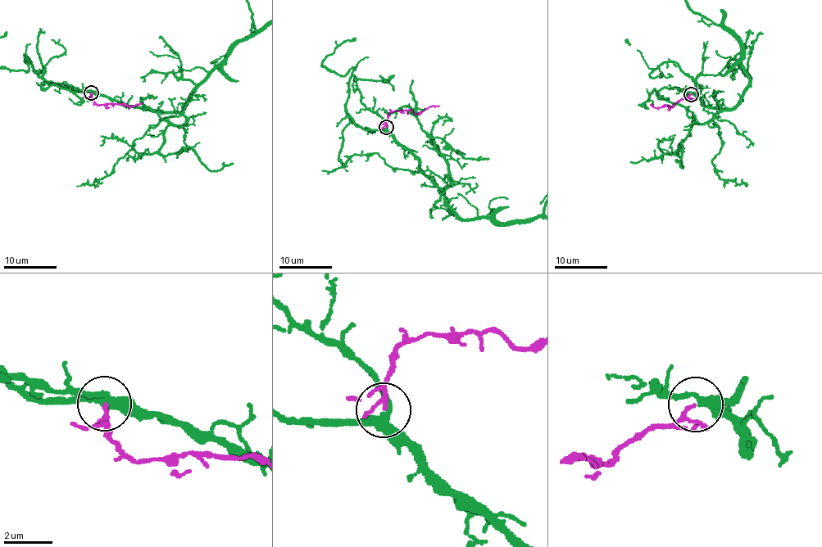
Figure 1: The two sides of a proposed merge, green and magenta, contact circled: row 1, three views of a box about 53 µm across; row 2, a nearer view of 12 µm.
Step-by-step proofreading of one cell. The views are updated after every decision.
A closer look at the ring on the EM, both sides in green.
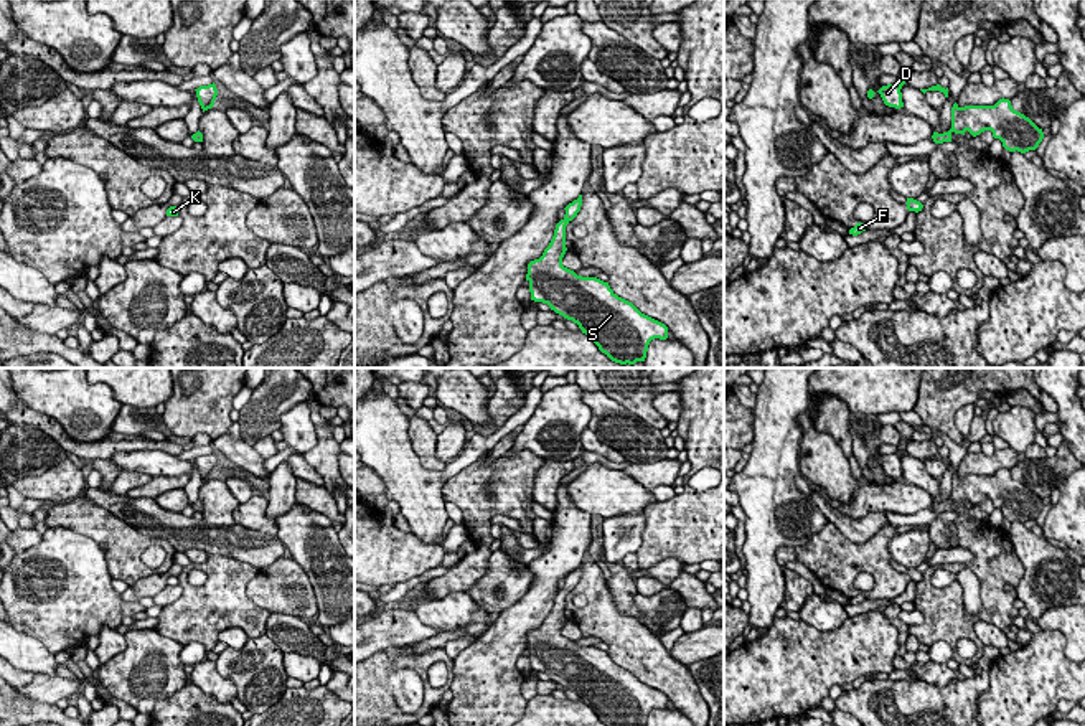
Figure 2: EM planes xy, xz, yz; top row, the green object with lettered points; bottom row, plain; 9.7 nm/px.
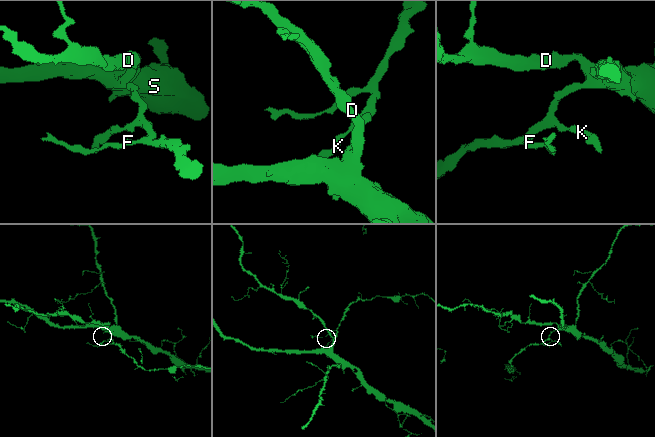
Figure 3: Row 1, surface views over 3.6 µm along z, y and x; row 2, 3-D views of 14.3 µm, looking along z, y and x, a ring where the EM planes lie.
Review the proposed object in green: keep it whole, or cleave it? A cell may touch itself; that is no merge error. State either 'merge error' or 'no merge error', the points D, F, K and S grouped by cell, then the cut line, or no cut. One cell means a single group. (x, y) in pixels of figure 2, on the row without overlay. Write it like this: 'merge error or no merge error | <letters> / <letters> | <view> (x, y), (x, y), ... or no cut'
no merge error | D F K S | no cut

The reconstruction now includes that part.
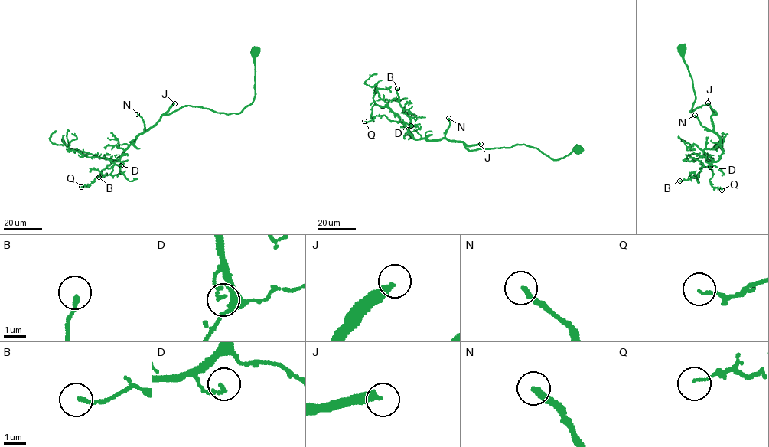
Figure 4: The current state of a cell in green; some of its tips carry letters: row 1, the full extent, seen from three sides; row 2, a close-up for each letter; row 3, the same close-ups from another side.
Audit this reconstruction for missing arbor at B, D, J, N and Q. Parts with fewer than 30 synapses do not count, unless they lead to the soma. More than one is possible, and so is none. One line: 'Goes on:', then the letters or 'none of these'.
Goes on: J, N

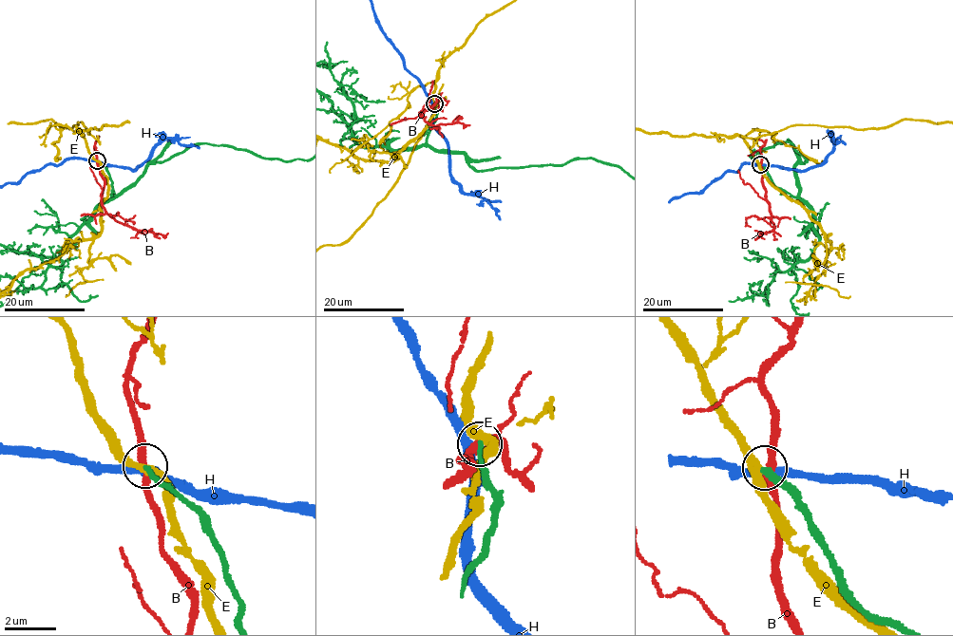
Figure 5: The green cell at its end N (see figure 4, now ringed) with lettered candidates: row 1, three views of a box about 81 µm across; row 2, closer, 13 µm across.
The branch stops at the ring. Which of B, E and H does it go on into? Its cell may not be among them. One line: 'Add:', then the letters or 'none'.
Add: none

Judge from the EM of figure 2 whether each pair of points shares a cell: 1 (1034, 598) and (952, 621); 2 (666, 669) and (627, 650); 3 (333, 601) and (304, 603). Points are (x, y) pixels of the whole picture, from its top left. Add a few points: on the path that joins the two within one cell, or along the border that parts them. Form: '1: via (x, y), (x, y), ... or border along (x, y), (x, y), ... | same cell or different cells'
1: border along (1018, 558), (1023, 578), (1016, 598) | different cells
2: via (657, 669), (637, 650) | same cell
3: border along (302, 566), (315, 598), (315, 616) | different cells

